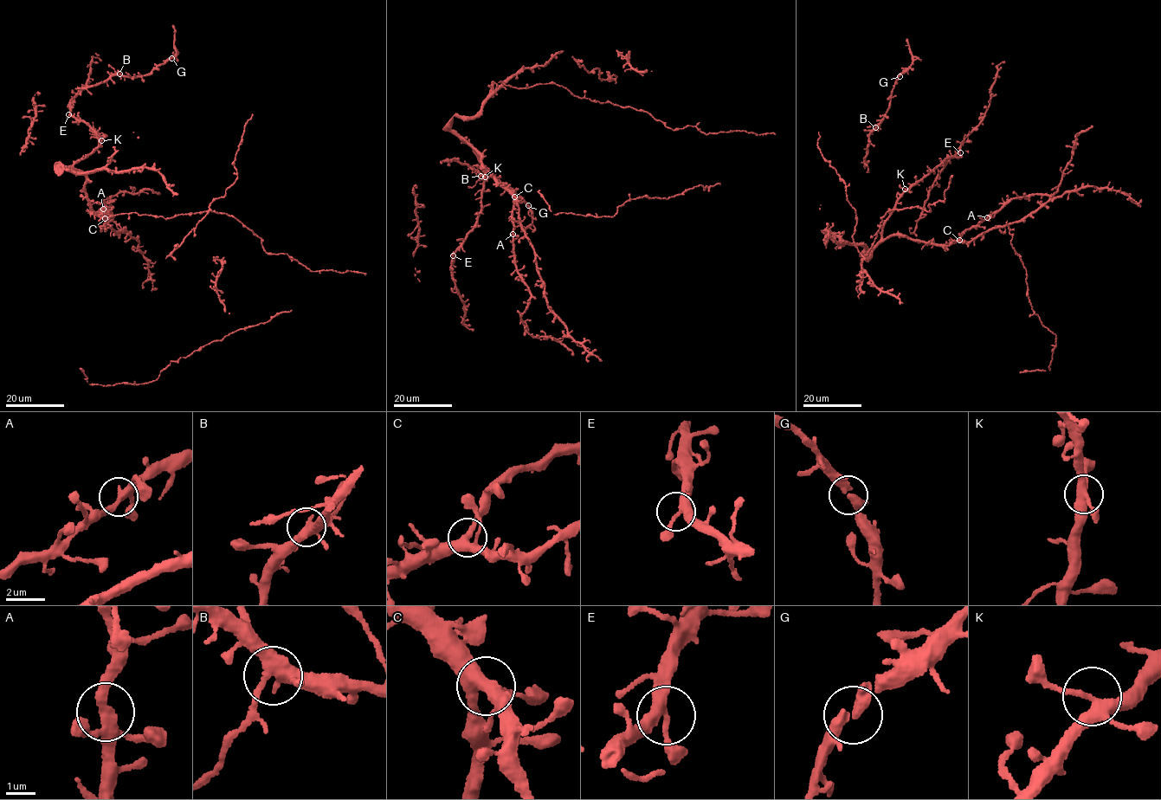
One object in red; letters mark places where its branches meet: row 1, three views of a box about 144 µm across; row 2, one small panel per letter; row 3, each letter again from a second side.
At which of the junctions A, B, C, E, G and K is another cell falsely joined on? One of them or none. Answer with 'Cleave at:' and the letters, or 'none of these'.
Cleave at: none of these

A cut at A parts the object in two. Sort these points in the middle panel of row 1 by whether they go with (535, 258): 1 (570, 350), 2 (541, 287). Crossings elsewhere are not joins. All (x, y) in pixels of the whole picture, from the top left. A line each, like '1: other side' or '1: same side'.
1: other side
2: same side

